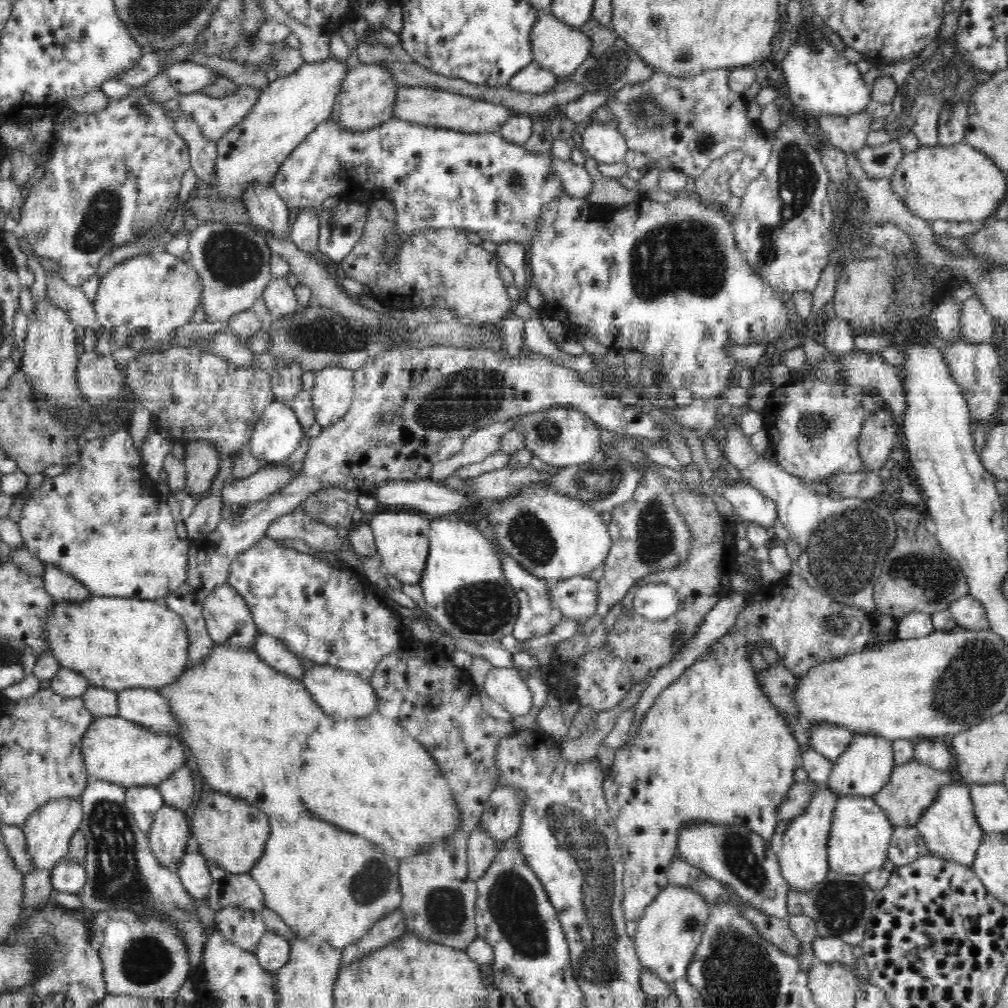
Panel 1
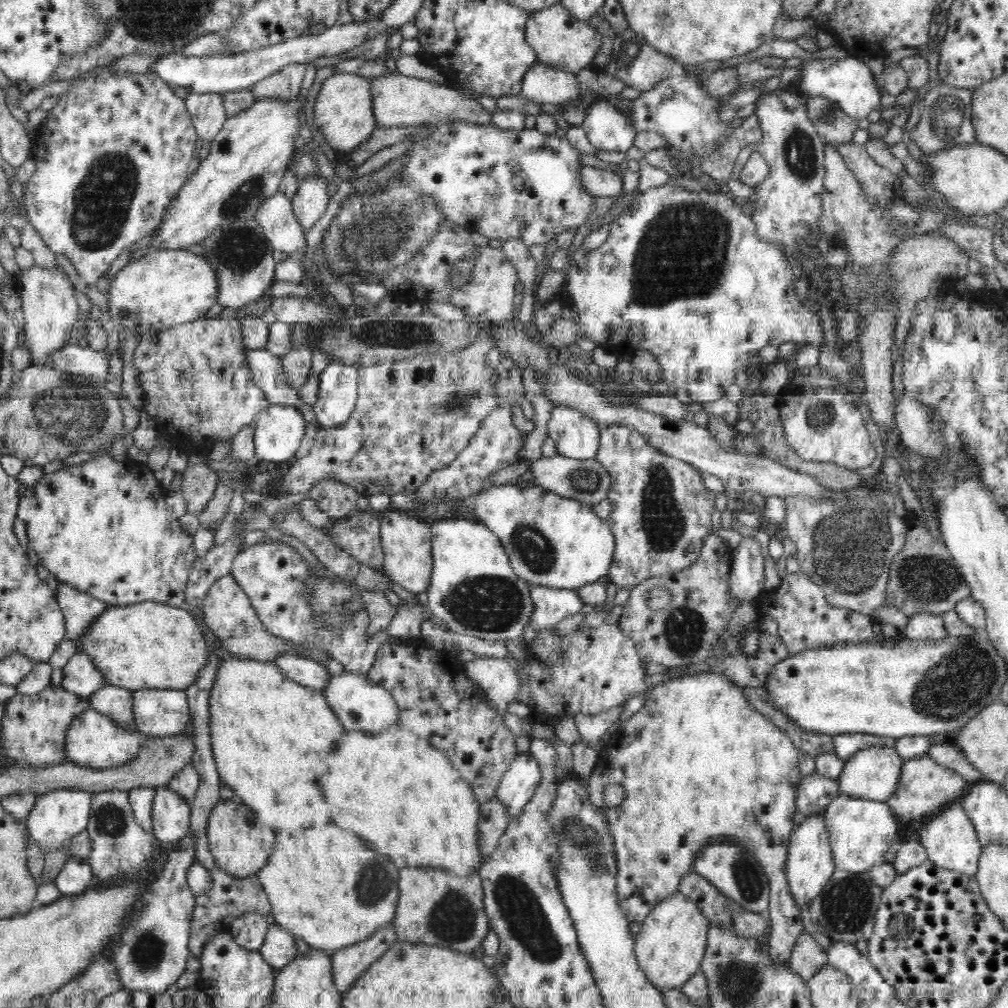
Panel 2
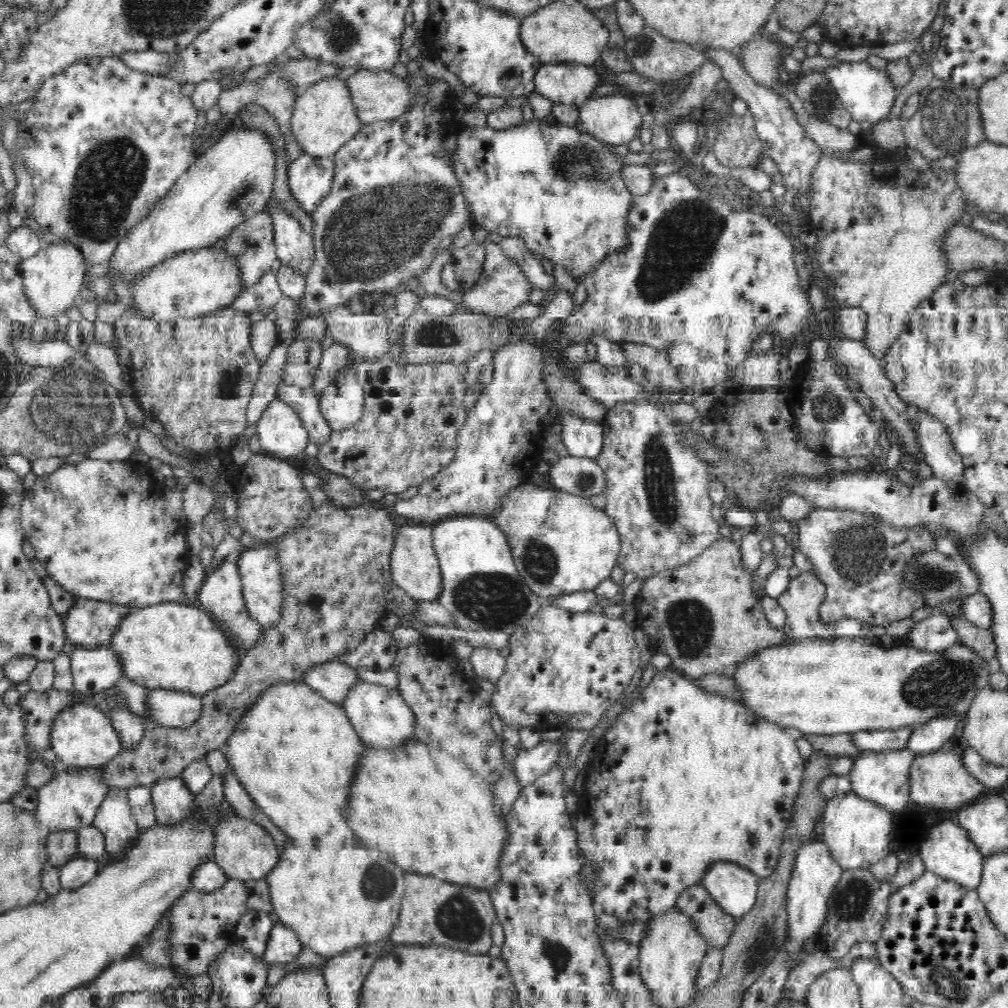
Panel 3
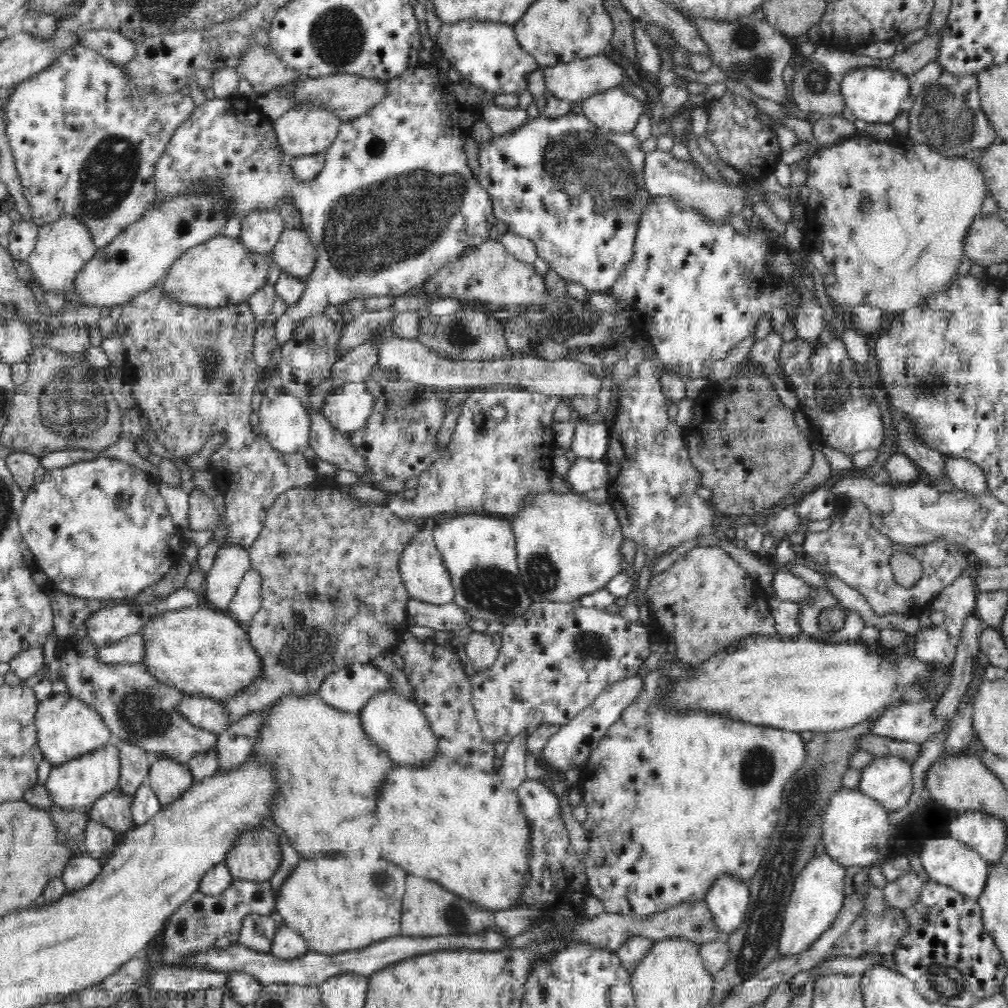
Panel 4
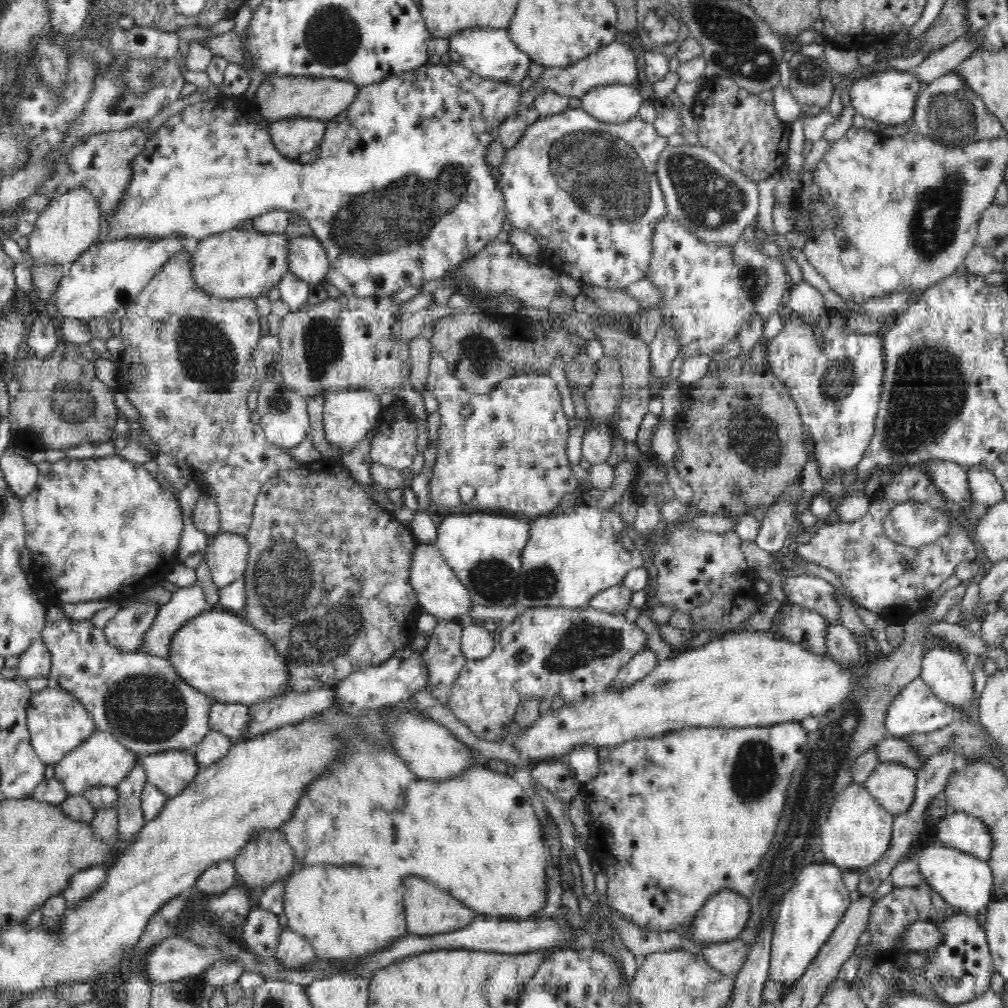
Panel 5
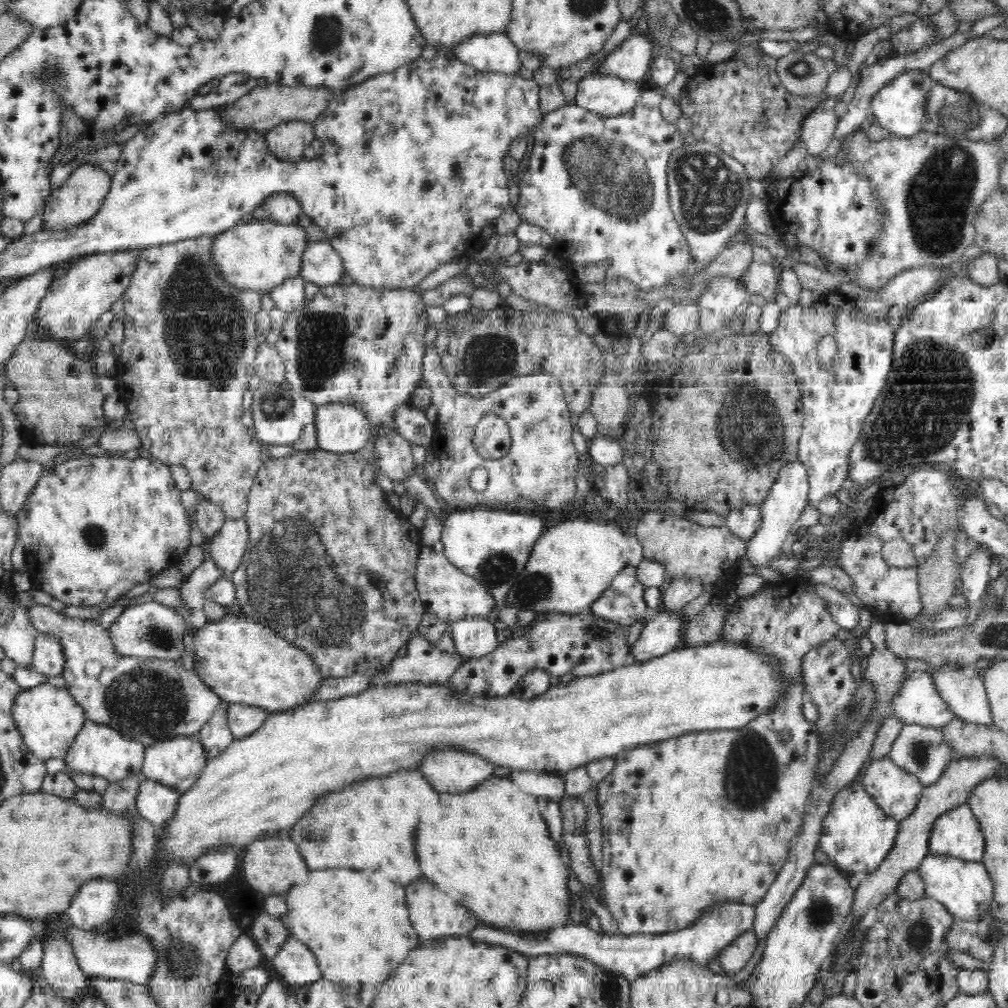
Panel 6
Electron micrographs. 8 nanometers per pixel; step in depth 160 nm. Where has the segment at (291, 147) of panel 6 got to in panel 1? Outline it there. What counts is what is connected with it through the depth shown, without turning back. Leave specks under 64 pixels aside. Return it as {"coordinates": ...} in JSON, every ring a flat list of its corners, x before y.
{"coordinates":[[358,64,348,70,346,78,342,80,342,88,334,100,330,119,344,127,346,131,364,132,378,127,392,119,391,109,394,108,395,93,399,84,394,81,392,73,383,64]]}

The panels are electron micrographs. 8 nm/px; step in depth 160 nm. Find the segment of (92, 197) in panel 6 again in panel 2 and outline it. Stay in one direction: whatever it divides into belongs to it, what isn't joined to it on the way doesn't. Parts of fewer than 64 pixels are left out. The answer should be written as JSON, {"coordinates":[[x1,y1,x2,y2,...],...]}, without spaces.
{"coordinates":[[36,263,31,268,20,270,17,282,21,291,25,346,30,352,30,364,51,367,48,364,51,353,68,344,70,332,80,314,73,284,58,265,54,269,48,269,41,268]]}

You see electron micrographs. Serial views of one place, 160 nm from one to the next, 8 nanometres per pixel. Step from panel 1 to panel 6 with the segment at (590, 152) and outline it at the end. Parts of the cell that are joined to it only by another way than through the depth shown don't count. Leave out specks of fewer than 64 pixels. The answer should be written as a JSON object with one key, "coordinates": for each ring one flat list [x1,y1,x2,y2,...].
{"coordinates":[[590,74,578,81,578,93,574,102,602,116,618,116,630,112,640,102,641,92,636,81]]}

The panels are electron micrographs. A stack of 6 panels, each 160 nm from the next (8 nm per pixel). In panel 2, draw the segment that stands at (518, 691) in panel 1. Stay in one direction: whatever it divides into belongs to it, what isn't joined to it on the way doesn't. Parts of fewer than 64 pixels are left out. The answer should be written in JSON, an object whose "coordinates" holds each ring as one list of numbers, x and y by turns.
{"coordinates":[[478,657,465,663,465,675,475,684,478,684,485,694,496,704,498,710,506,710,508,704,518,702,518,674,504,658]]}

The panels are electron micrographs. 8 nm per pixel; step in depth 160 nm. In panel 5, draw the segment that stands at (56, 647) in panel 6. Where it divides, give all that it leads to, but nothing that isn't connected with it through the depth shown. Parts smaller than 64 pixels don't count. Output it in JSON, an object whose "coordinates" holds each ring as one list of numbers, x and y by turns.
{"coordinates":[[41,637,33,640,33,643,22,652,17,665,17,676,21,679,47,677,50,674,51,659,49,648]]}

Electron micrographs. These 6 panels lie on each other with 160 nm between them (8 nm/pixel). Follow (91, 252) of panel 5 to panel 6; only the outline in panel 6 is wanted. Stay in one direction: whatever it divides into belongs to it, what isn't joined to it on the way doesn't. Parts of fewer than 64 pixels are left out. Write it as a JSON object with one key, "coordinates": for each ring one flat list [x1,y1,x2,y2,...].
{"coordinates":[[138,250,93,253,72,260,66,274,54,279,46,296,43,296,36,320,42,330,48,330,53,338,80,338,88,334,98,316,108,312,110,306,122,298,134,274,135,256]]}

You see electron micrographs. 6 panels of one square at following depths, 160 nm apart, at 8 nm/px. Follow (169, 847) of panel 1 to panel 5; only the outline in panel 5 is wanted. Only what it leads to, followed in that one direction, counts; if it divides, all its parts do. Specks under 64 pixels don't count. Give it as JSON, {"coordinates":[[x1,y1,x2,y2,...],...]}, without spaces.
{"coordinates":[[170,749,142,756,147,782,169,797,178,796,198,774,199,764,193,751]]}

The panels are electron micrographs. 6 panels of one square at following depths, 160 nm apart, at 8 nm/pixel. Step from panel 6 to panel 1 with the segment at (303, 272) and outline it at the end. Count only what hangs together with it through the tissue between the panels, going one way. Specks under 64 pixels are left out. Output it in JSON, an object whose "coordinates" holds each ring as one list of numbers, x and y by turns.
{"coordinates":[[250,187,245,190,245,199,242,200,251,218,252,224,262,227,270,236,288,237,290,212,284,200,275,189,270,187]]}

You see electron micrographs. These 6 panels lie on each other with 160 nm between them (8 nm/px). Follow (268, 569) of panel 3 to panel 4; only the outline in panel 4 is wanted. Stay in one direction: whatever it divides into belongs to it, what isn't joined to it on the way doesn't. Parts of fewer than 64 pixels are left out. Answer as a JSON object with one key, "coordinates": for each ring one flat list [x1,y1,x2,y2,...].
{"coordinates":[[250,568,238,584,234,598,228,604,228,611,236,620,249,623,262,606,262,575]]}

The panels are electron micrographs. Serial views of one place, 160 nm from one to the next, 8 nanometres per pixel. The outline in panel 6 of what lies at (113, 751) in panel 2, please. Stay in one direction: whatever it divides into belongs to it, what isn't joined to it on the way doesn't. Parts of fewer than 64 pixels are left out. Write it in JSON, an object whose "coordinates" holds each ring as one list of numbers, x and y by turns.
{"coordinates":[[43,681,39,686,21,689,12,704,14,722,26,746,43,761,64,758,82,724,86,722,84,709,65,687,54,687]]}

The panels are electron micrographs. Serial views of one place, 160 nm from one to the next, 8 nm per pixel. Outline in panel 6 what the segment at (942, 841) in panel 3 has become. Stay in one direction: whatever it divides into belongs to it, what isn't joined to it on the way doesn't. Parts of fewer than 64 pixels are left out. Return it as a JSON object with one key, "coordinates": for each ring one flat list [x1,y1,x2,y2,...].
{"coordinates":[[929,852,919,864,917,871,924,881,926,897,938,900,950,915,960,920,977,923,991,913,994,884,983,862,932,855]]}

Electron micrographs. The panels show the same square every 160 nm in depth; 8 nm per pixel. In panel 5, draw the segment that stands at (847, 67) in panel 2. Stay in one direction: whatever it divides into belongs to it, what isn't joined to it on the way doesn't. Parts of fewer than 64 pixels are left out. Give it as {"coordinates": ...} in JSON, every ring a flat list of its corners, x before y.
{"coordinates":[[887,69,868,74,852,82,849,90,852,108,866,118,884,122,884,126,904,124,913,116,917,96,924,84,917,77,916,72]]}

